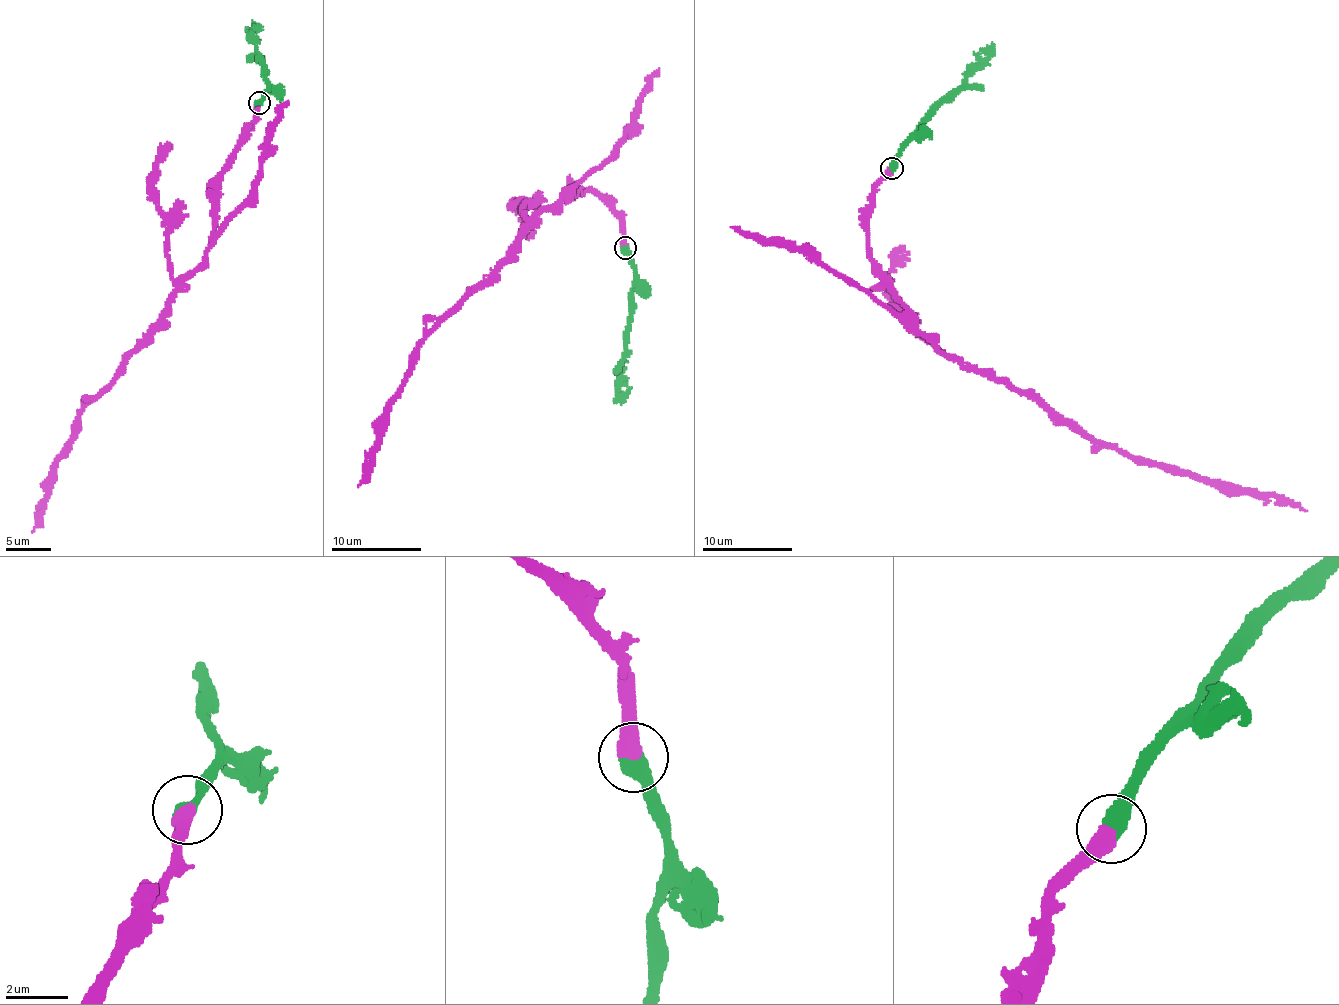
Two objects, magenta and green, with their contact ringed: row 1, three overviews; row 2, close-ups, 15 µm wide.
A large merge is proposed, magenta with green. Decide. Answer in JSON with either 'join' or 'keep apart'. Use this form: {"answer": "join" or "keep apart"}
{"answer": "join"}

